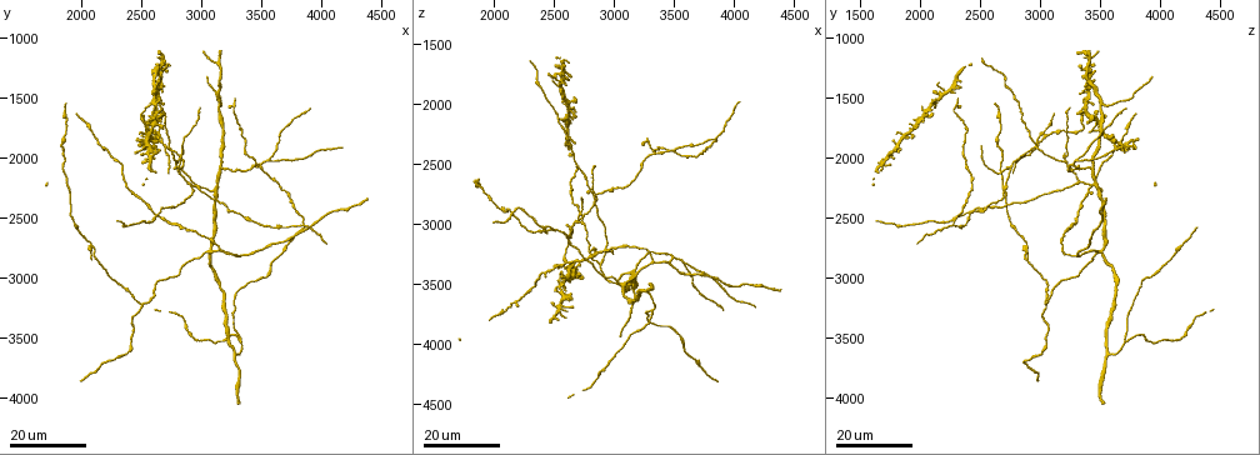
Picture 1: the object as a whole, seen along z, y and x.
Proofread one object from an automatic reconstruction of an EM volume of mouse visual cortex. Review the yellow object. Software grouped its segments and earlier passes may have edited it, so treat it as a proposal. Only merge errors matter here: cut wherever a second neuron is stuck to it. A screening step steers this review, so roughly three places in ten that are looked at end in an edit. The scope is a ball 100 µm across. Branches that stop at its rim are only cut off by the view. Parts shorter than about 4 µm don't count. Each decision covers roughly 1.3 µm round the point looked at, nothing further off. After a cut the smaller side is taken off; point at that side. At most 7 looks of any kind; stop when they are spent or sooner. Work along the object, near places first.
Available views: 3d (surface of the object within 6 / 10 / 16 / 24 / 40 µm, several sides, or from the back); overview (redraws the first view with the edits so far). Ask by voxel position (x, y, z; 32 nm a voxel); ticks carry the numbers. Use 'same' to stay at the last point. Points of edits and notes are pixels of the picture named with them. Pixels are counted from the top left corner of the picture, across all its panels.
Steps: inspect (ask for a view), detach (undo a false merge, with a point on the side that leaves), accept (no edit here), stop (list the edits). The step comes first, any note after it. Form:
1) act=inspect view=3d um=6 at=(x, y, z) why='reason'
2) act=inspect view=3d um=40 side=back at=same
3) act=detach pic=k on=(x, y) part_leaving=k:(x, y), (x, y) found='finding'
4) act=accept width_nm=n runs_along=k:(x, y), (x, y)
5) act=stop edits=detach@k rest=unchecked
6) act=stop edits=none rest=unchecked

act=inspect view=3d um=24 at=(3340, 2800, 3300) why='a fork'

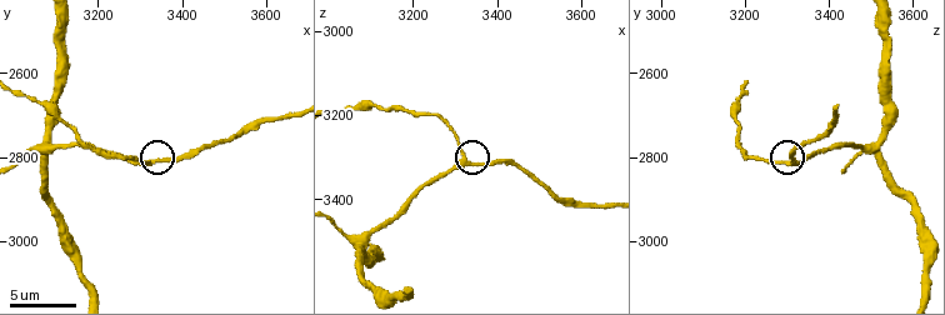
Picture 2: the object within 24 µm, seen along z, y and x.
act=inspect view=3d um=6 at=(3320, 2820, 3300)

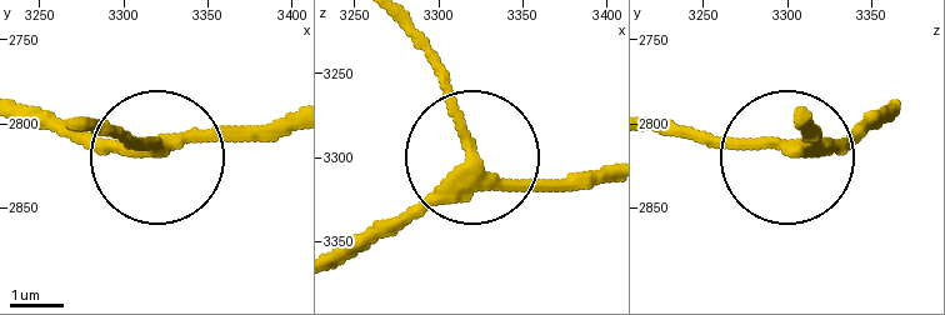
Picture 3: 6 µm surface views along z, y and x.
act=accept arms=3 runs_along=3:(23, 110), (170, 150), (286, 136) found='one neuron here'

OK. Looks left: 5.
act=inspect view=3d um=24 at=(3340, 3520, 3700) why='three-way junction'

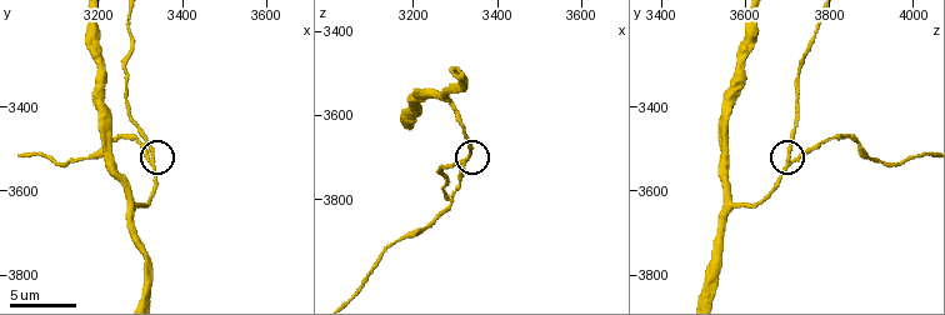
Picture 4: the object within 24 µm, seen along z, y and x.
act=inspect view=3d um=10 at=(3325, 3520, 3720)

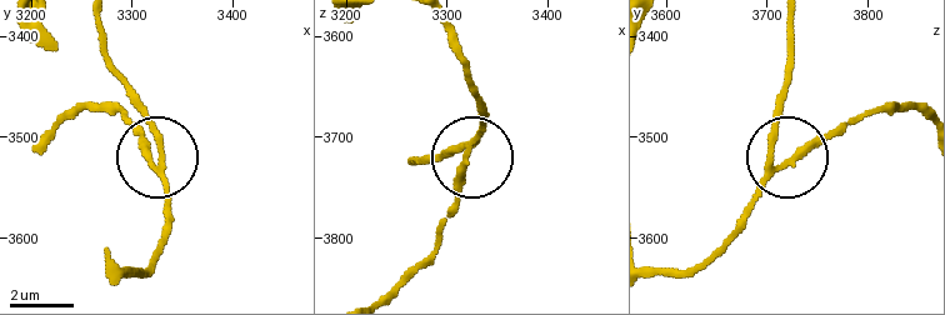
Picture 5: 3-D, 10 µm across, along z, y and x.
act=accept width_nm=200 runs_along=5:(118, 268), (146, 268), (168, 221), (165, 181), (130, 119) found='one neuron here'

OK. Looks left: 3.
act=inspect view=3d um=16 at=(3560, 2000, 3300) why='branch point'

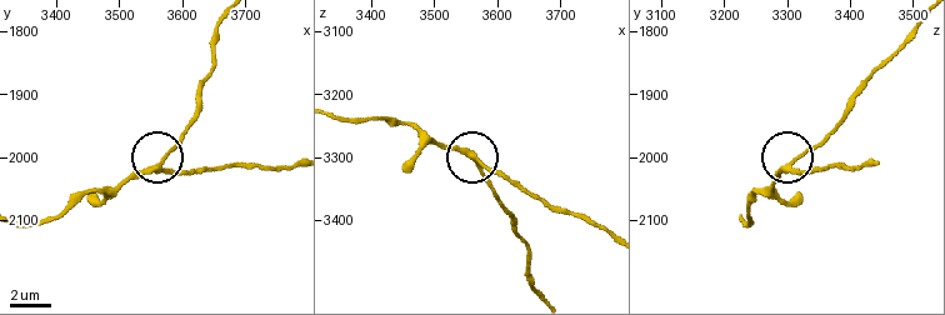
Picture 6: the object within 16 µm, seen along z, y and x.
act=inspect view=3d um=6 at=(3575, 2010, 3315)

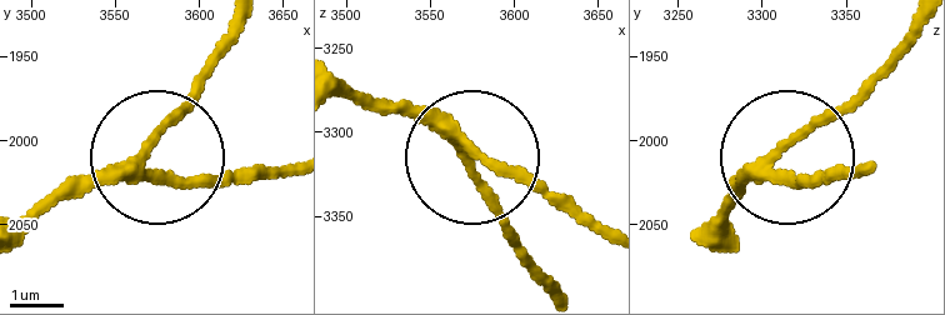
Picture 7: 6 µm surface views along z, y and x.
act=accept width_nm=200 runs_along=7:(708, 221), (775, 176), (891, 50) found='all the same neuron'

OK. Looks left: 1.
act=stop edits=none rest=unchecked

